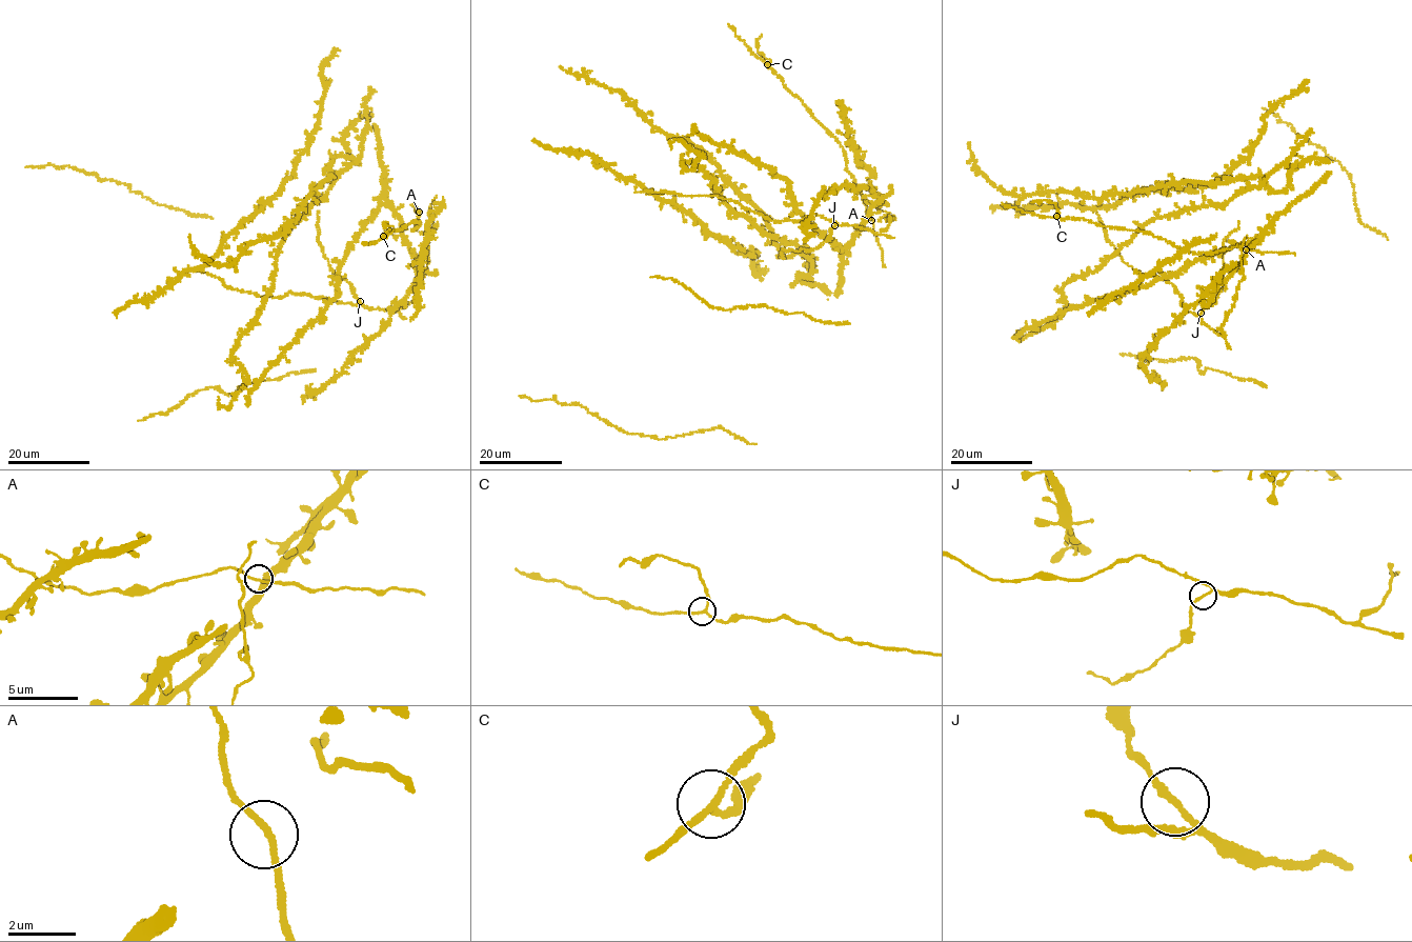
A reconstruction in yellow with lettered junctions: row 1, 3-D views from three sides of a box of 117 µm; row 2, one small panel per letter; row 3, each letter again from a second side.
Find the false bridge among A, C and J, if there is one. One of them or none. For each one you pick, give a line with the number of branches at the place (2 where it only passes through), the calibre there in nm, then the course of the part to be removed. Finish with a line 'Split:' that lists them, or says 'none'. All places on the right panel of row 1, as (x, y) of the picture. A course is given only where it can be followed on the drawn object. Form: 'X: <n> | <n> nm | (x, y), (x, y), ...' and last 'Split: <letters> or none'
Split: none

